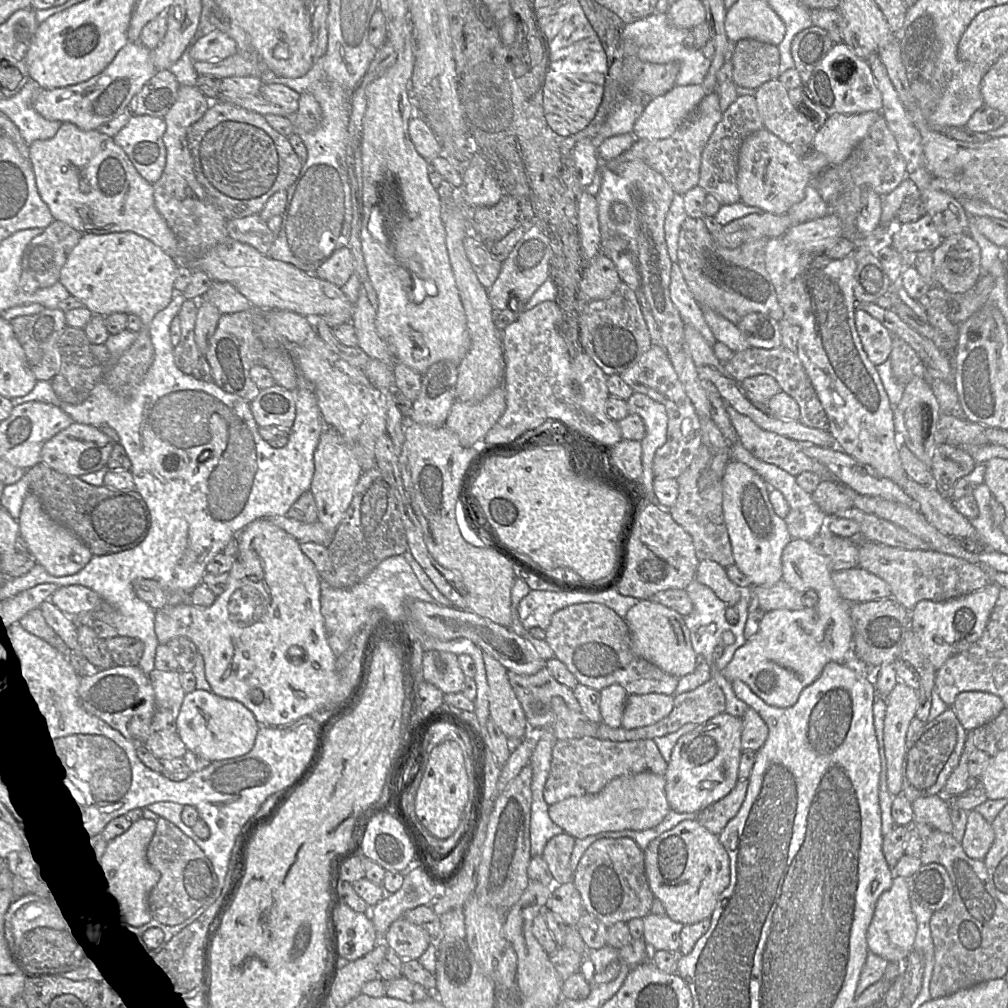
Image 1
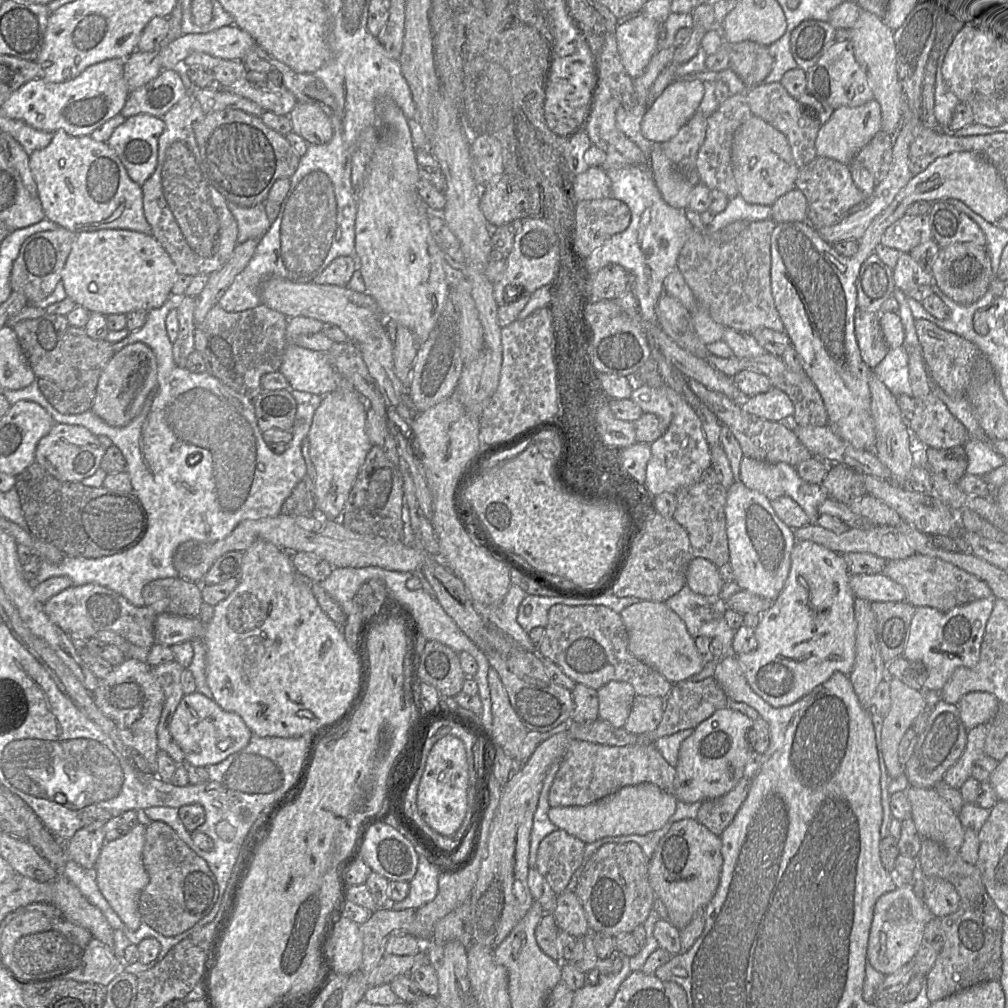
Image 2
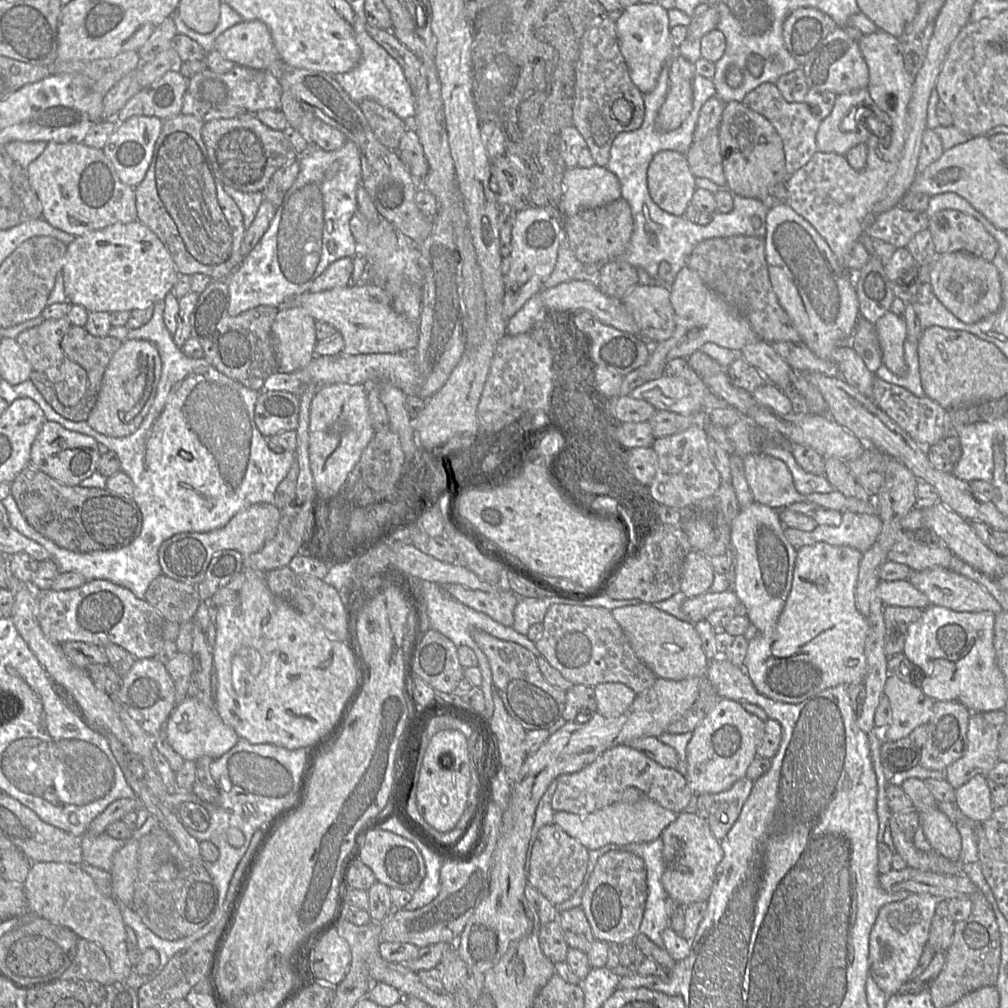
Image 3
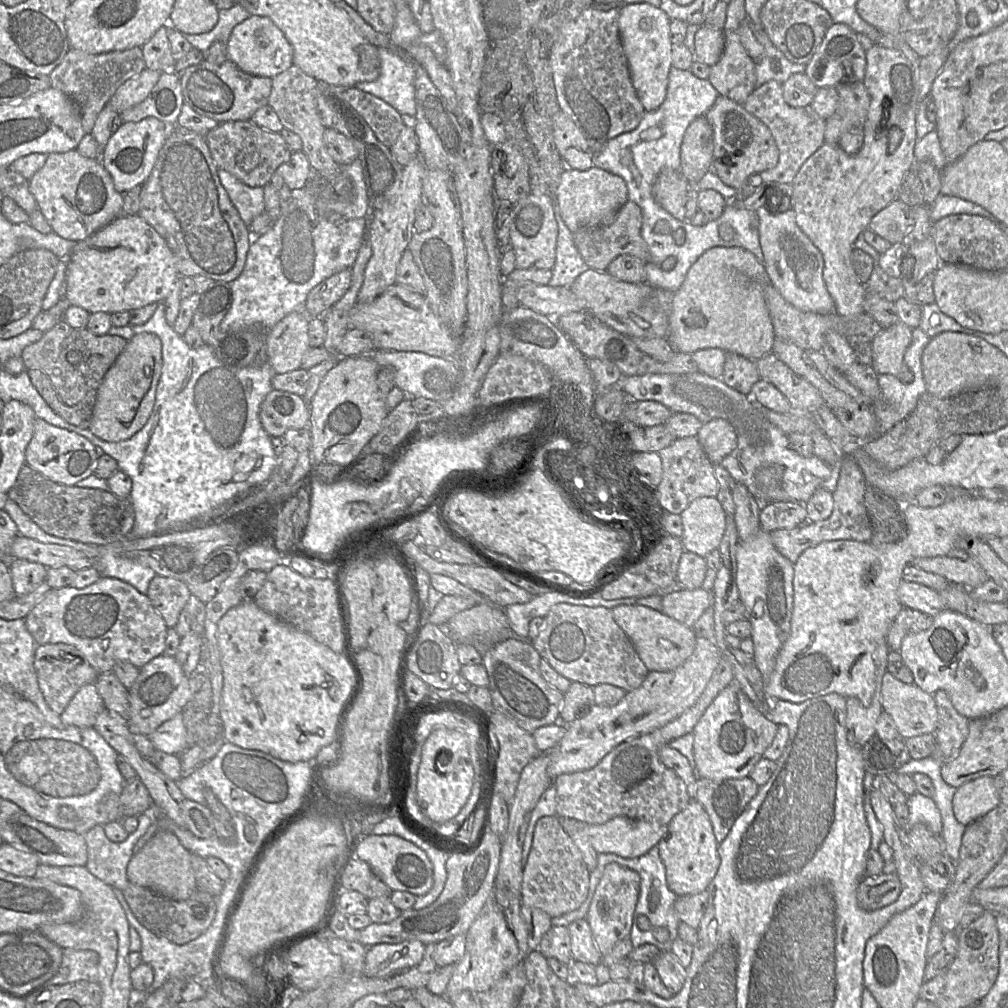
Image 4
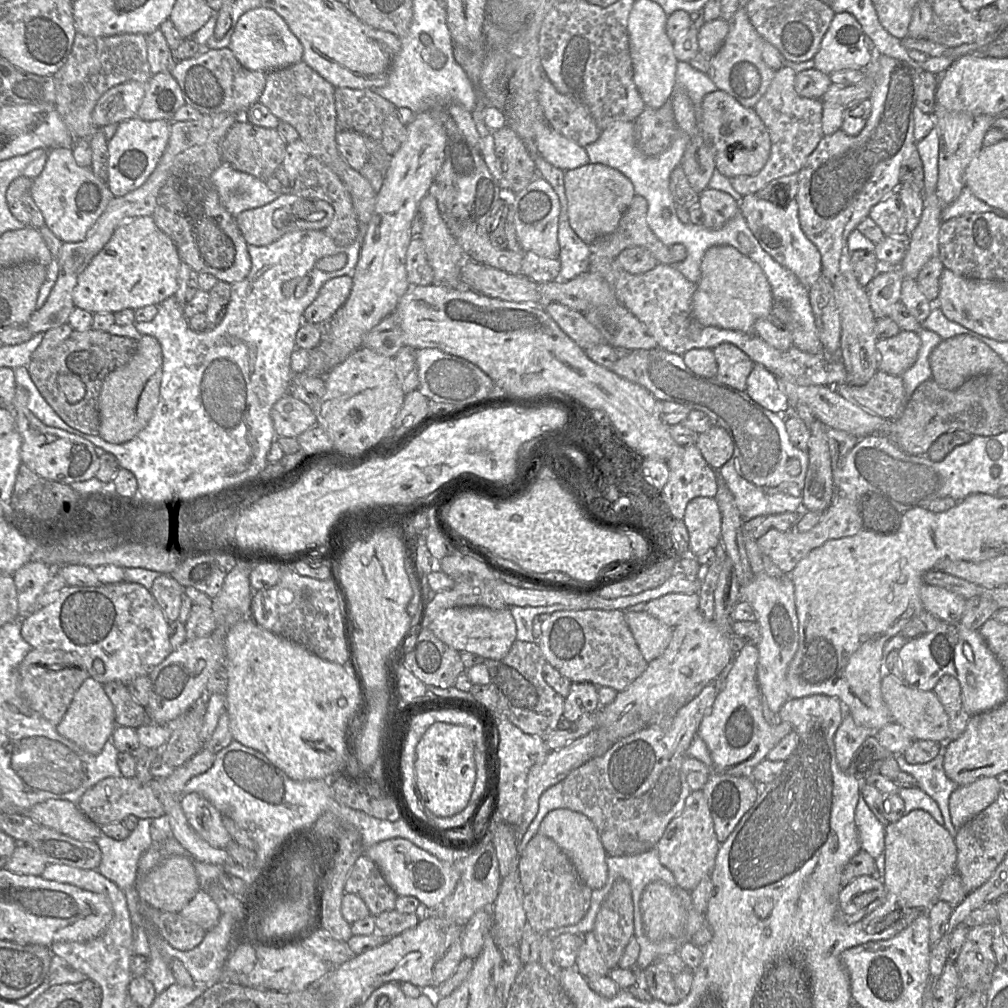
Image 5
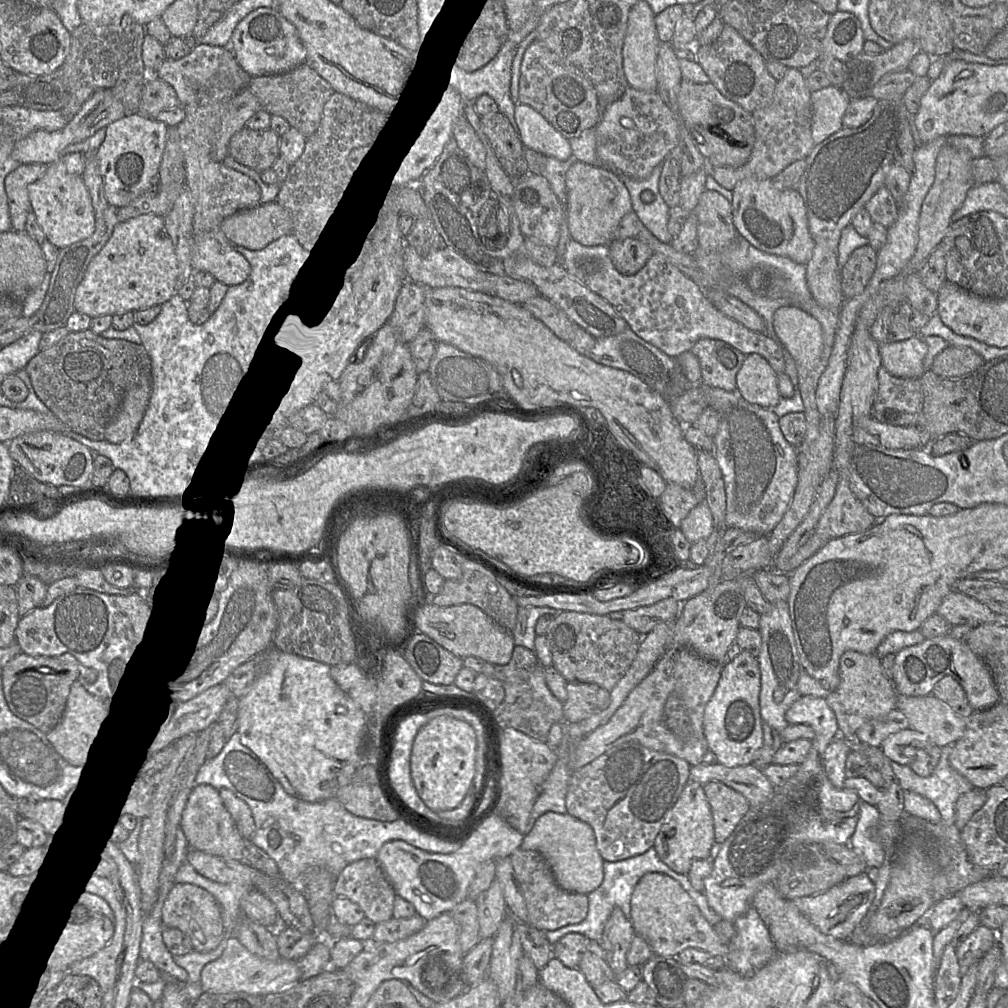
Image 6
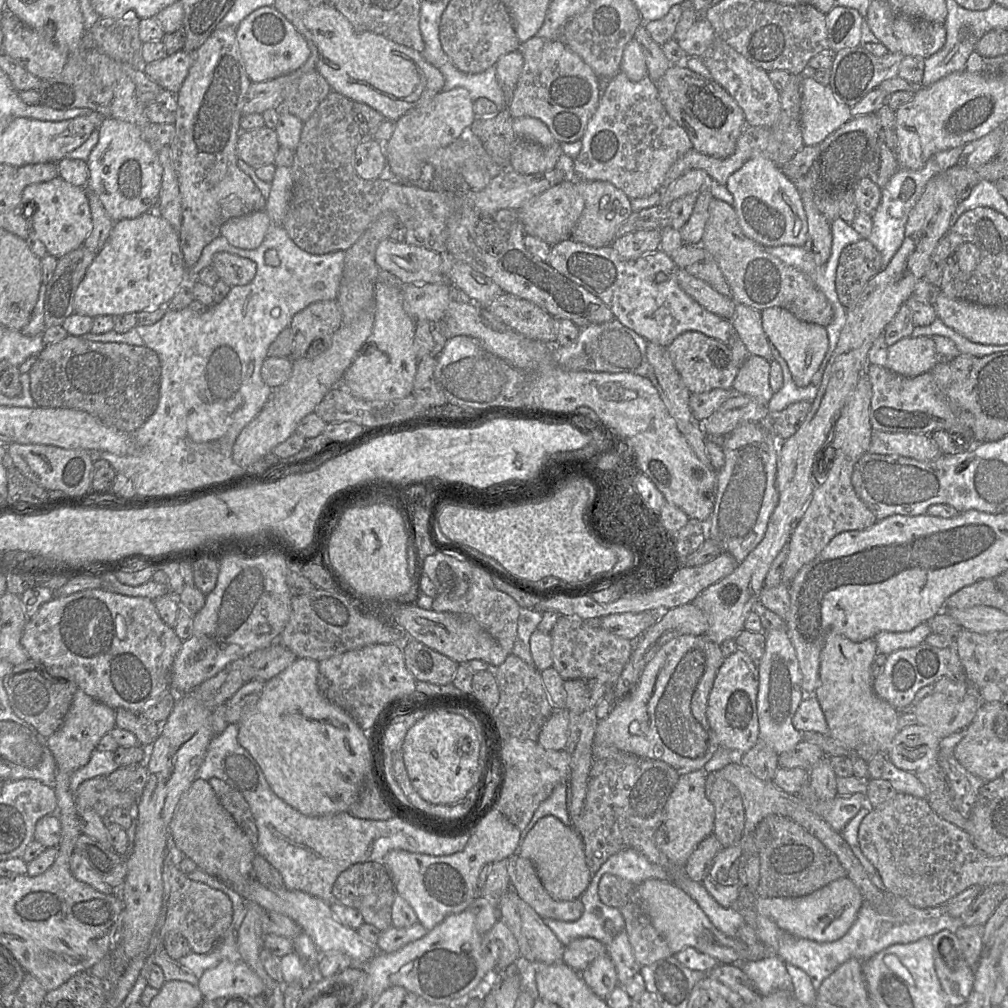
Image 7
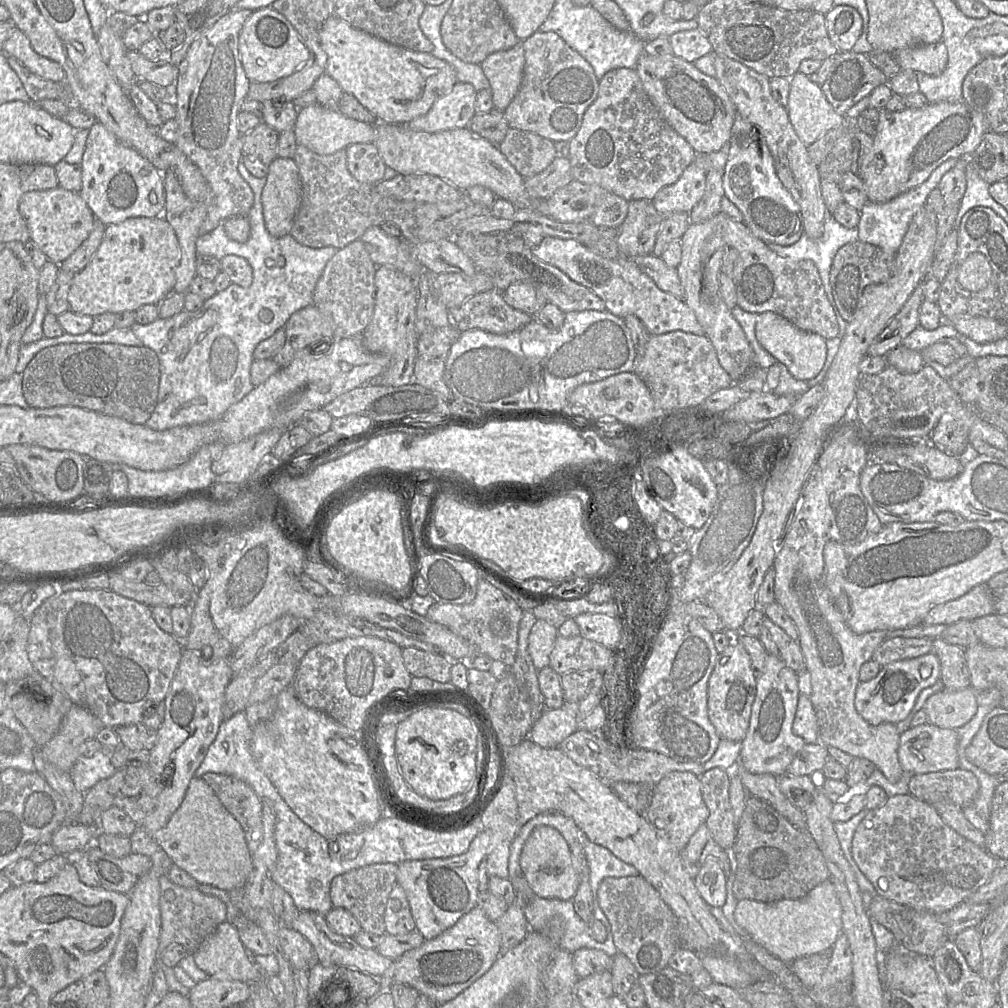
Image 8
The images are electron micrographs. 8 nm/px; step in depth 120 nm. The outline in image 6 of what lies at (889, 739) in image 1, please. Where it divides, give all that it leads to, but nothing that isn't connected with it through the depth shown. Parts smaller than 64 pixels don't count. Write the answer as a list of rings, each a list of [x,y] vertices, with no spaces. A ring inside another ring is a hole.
[[[897,695],[896,707],[903,712],[911,729],[928,736],[932,744],[953,745],[964,734],[967,718],[957,715],[934,695]]]

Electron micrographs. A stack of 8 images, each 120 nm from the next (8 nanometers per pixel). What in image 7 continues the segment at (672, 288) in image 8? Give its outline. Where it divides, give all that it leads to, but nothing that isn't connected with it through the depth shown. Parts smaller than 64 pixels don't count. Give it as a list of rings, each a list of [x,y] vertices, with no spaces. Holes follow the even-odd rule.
[[[677,268],[676,276],[680,287],[702,307],[724,319],[732,318],[736,306],[732,297],[720,294],[706,282],[680,268]]]

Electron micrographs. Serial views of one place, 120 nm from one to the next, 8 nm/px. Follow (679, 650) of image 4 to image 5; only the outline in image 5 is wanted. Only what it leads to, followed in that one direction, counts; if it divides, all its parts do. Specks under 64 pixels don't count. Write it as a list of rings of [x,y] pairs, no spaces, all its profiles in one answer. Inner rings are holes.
[[[625,611],[625,621],[646,662],[658,658],[669,645],[673,628],[645,611]]]

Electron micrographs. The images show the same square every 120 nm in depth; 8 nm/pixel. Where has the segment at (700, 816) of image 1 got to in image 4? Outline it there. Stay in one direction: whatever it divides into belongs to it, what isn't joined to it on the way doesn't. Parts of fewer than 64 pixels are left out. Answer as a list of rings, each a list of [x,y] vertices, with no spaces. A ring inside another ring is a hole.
[[[749,776],[723,780],[697,779],[694,799],[707,812],[718,843],[726,838],[735,820],[756,795],[758,788]]]

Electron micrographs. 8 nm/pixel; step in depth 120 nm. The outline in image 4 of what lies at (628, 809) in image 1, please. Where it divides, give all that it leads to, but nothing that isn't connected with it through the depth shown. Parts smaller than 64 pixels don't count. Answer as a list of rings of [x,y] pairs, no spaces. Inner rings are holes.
[[[618,816],[603,824],[583,823],[583,833],[597,853],[637,858],[647,853],[665,833],[665,826]]]

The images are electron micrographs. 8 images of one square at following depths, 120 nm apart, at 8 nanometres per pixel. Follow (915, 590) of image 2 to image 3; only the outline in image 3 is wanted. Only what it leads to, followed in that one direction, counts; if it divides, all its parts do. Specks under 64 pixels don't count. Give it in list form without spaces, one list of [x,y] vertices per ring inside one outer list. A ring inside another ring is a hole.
[[[949,569],[912,571],[907,580],[928,598],[930,605],[956,612],[1003,611],[979,583]]]

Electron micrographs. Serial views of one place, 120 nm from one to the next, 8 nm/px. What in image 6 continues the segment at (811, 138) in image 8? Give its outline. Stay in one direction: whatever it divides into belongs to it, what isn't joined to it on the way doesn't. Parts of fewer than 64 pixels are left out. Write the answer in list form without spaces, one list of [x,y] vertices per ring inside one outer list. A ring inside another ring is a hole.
[[[833,85],[811,92],[811,132],[815,145],[844,127],[843,116],[849,103],[840,88]]]

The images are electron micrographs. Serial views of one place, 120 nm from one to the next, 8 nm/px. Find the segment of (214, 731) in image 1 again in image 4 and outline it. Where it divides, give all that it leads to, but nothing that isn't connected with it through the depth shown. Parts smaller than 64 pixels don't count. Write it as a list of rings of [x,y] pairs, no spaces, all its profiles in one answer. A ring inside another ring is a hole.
[[[182,712],[162,723],[148,738],[156,750],[181,755],[188,748]]]

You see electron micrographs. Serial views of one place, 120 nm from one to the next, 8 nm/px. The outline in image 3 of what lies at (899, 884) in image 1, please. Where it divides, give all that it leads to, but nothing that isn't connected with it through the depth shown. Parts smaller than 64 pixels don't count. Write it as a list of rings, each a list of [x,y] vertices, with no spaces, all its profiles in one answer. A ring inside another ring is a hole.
[[[911,893],[901,901],[880,908],[870,932],[868,966],[869,974],[887,996],[897,994],[917,967],[939,901],[928,893]]]

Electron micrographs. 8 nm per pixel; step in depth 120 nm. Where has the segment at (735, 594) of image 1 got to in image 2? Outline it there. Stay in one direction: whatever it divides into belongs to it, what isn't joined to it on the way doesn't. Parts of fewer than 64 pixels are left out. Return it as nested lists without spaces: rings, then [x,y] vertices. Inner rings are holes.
[[[693,557],[686,572],[686,585],[696,594],[717,598],[724,581],[718,567],[705,558]]]

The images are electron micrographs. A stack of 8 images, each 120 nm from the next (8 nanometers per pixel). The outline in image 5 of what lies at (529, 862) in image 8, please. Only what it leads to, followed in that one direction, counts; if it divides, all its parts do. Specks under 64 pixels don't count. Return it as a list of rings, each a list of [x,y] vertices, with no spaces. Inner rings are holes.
[[[558,808],[549,811],[541,821],[538,832],[551,838],[569,857],[580,880],[590,889],[602,888],[608,876],[607,853],[593,822],[582,813],[568,808]]]

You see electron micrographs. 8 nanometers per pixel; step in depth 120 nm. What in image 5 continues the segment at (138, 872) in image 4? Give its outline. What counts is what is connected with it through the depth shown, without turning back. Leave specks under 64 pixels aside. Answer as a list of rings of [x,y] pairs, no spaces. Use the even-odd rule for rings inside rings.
[[[170,856],[145,875],[138,877],[137,874],[134,888],[140,902],[161,911],[179,913],[200,890],[193,860],[184,856]]]

